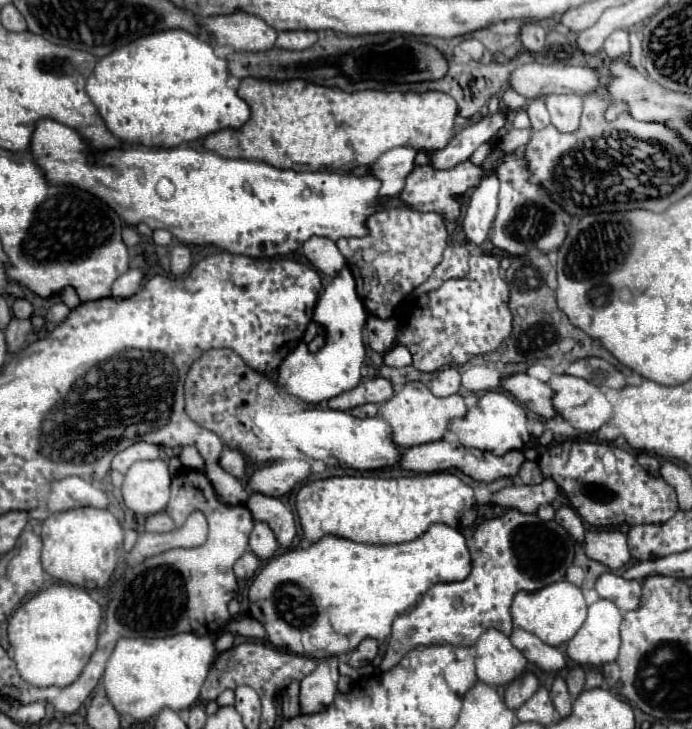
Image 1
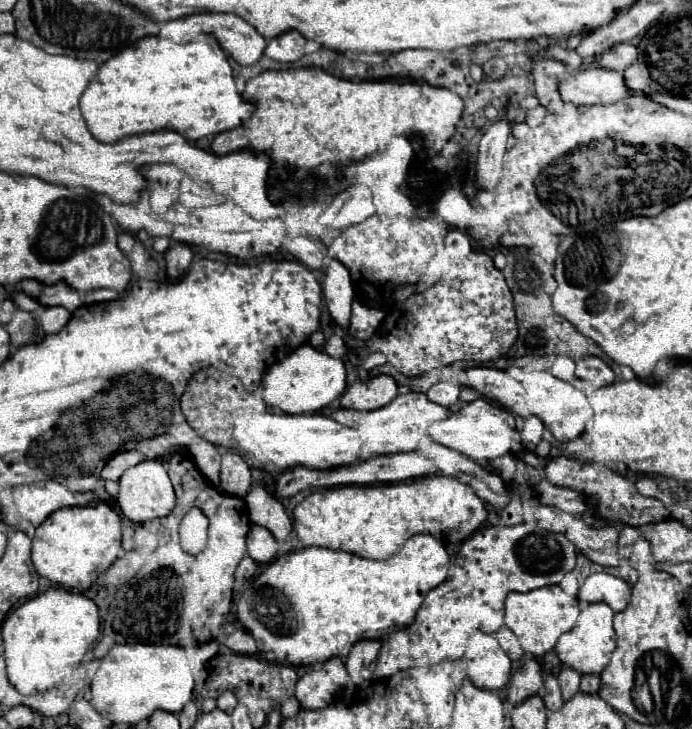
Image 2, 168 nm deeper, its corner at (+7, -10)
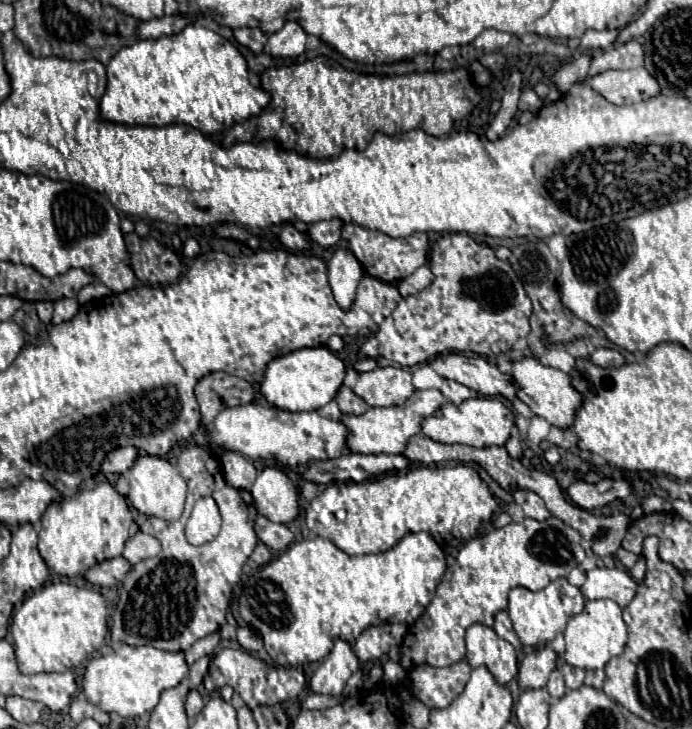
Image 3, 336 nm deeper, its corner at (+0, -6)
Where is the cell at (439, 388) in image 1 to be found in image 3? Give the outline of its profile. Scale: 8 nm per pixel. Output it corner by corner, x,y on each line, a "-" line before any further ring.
443,380
441,394
443,394
449,402
453,402
453,404
461,404
463,400
467,400
467,398
473,396
473,392
471,392
467,386
463,386
463,384
455,382
455,380

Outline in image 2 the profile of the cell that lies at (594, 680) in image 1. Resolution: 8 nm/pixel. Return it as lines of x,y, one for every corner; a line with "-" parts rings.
582,674
582,684
580,684
582,692
592,694
598,692
598,688
600,688
600,678
596,674

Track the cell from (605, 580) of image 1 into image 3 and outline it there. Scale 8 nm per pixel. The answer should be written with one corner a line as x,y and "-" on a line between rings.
593,568
587,572
581,592
589,600
609,598
625,608
637,592
637,582
623,568

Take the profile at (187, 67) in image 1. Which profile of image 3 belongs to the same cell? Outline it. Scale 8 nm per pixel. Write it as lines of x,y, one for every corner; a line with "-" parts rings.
189,24
179,34
163,36
163,38
157,38
157,40
139,40
139,42
135,42
131,46
125,46
125,48
121,48
111,58
111,62
107,64
107,90
105,90
105,96
101,98
101,118
103,120
111,120
111,122
119,122
119,124
129,124
129,126
135,126
135,124
141,124
141,126
189,124
189,126
201,130
203,134
215,134
215,132
223,132
227,128
231,128
233,124
239,124
239,122
247,120
249,116
257,116
269,104
269,100
271,100
271,96
267,92
263,92
263,88
255,88
255,86
249,84
249,68
247,68
247,62
245,62
243,54
237,50
235,44
231,44
227,38
219,36
217,32
213,32
209,28

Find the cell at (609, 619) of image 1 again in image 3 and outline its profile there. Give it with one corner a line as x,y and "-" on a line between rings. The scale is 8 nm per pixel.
585,598
583,612
579,616
573,616
567,620
567,628
563,630
567,652
565,652
565,662
577,668
585,670
597,670
605,668
605,664
623,652
627,644
627,626
621,618
621,608
613,600
589,600

